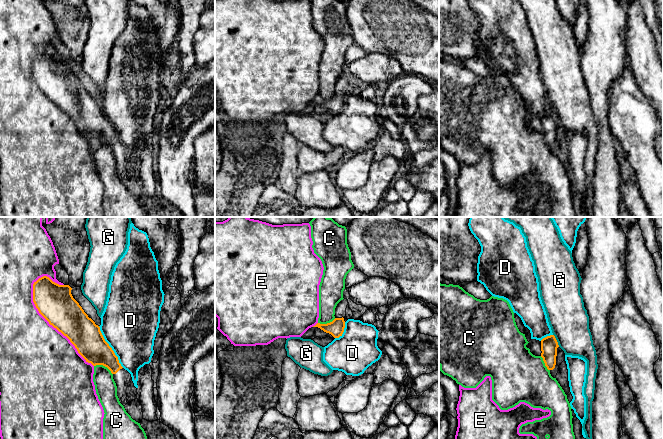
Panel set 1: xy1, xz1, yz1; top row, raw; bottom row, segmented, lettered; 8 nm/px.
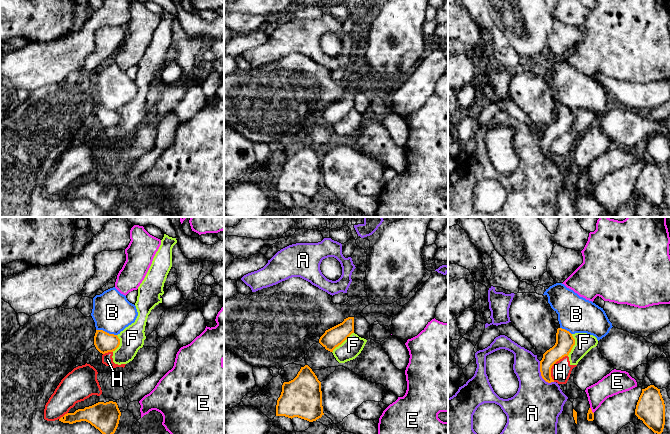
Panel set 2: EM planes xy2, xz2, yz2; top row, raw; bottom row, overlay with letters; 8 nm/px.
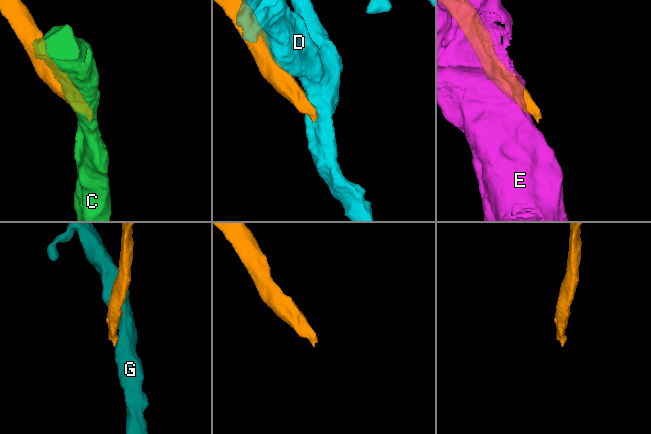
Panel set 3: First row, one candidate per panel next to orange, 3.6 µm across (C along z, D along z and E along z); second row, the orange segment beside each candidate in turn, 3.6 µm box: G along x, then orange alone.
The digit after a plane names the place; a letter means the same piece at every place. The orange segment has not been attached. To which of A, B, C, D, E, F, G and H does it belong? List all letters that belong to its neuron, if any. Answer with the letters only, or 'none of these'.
none of these

